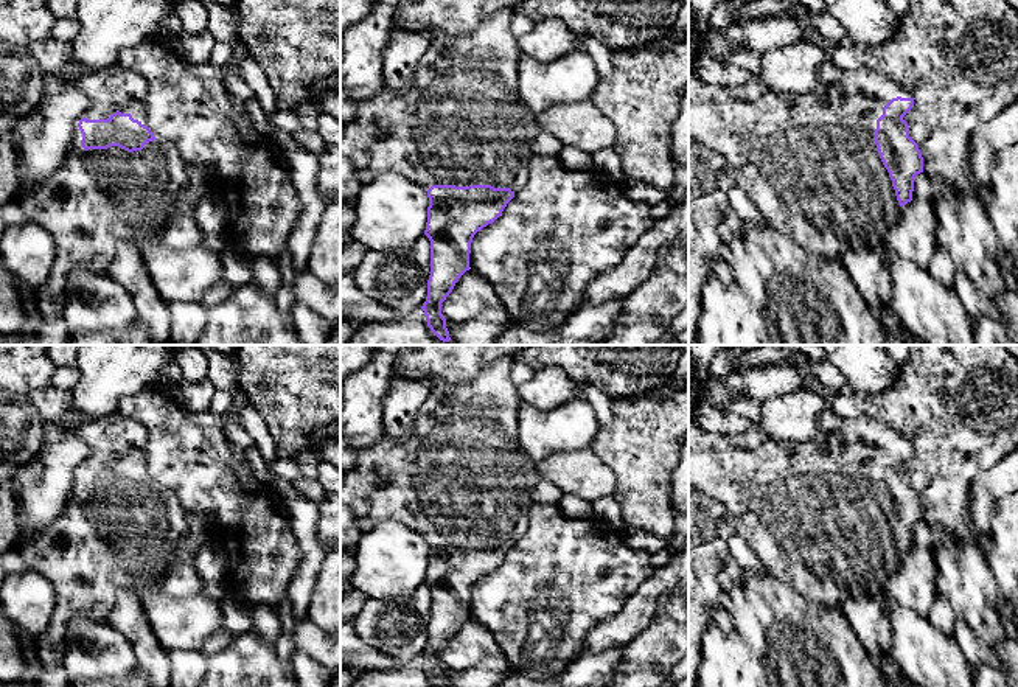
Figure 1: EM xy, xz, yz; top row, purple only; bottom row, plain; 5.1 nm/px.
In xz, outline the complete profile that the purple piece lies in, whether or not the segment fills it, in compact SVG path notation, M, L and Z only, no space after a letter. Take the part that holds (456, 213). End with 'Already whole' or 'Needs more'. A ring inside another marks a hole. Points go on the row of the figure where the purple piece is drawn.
M505 8L488 14L466 34L435 37L421 58L413 84L398 95L384 84L371 99L356 101L340 89L340 159L348 159L362 185L375 182L385 173L396 173L413 183L429 185L427 222L424 235L431 241L431 275L427 297L421 309L427 326L443 342L449 342L441 303L452 292L457 280L469 270L474 235L494 222L527 182L533 141L539 134L536 113L528 109L518 92L519 47L510 30L511 12Z. Needs more

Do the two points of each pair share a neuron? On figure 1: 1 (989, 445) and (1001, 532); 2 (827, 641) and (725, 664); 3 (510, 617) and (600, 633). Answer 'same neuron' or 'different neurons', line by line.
1: different neurons
2: same neuron
3: different neurons

